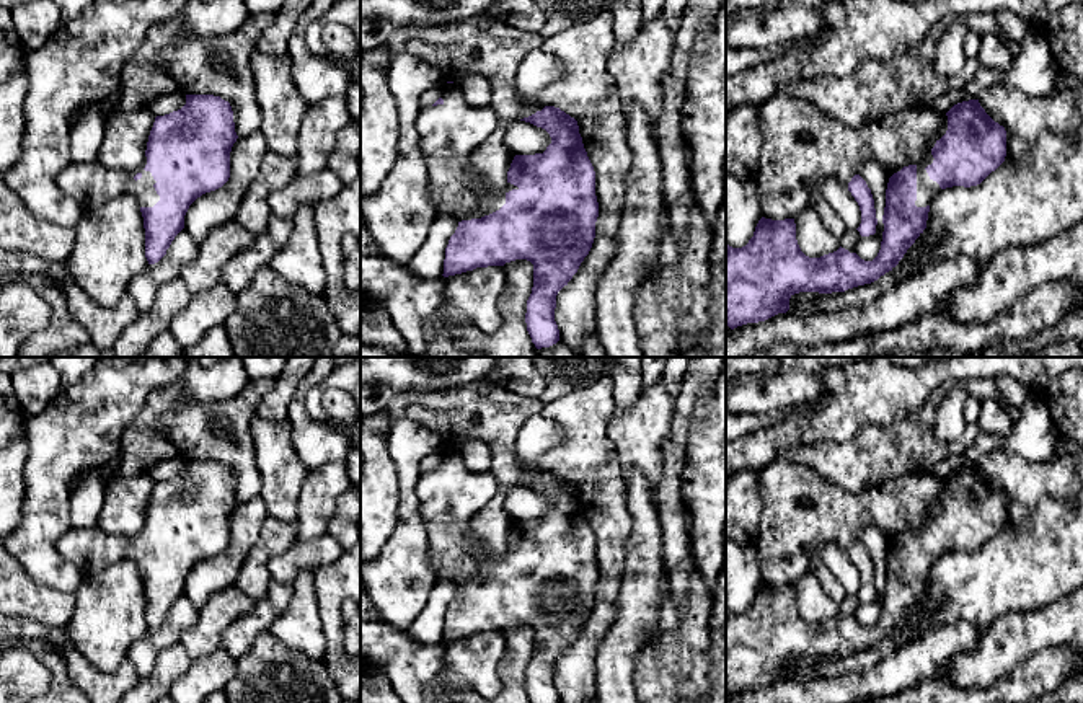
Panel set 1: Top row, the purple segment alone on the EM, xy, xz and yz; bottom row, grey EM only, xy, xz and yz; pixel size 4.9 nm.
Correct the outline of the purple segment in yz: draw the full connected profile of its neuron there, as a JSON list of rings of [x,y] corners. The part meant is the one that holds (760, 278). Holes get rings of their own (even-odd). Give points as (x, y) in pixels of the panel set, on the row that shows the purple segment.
[[[979,99],[957,103],[946,116],[948,130],[936,140],[931,153],[920,165],[904,166],[889,178],[882,241],[873,261],[864,261],[853,250],[842,246],[820,258],[806,256],[796,240],[794,219],[762,217],[745,246],[732,248],[726,243],[726,325],[734,329],[747,323],[765,321],[786,313],[794,294],[845,292],[871,284],[892,271],[926,228],[930,204],[936,194],[953,186],[977,186],[1005,161],[1006,130],[985,113]]]

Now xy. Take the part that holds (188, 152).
[[[186,95],[181,109],[155,117],[139,168],[121,171],[99,161],[72,161],[57,184],[83,210],[132,194],[144,217],[145,258],[155,264],[184,228],[189,206],[228,181],[236,139],[228,101]]]

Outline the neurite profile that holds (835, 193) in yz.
[[[827,178],[822,183],[820,196],[830,204],[833,212],[843,220],[847,230],[856,230],[861,223],[861,210],[848,184]]]

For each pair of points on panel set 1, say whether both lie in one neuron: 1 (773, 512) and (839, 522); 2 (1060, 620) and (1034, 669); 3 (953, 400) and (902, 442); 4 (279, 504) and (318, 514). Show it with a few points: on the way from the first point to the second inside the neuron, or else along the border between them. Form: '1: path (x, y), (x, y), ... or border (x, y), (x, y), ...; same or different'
1: path (790, 512), (822, 512); same
2: border (1065, 646), (1039, 651), (1012, 672); different
3: border (935, 410), (935, 436), (943, 441), (961, 439); different
4: border (307, 472), (294, 522); different

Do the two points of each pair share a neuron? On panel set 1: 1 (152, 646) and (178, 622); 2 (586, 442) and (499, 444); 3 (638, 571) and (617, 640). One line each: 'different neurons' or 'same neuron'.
1: same neuron
2: different neurons
3: same neuron

